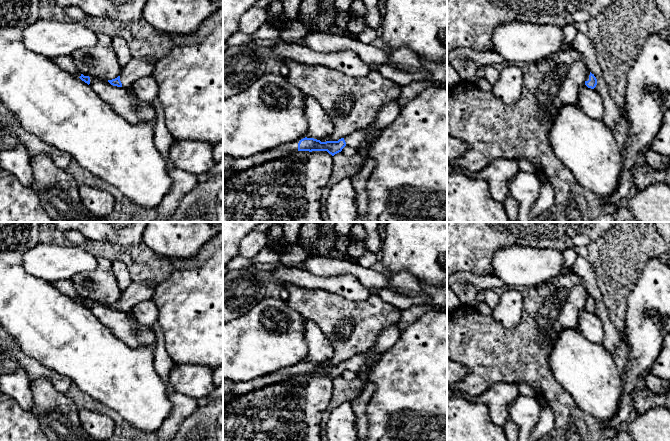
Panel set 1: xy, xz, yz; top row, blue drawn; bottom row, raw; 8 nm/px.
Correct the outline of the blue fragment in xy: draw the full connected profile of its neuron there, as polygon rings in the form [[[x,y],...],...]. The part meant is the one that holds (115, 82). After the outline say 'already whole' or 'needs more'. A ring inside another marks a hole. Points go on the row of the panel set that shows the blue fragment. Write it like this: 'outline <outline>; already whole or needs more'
outline [[[131,58],[121,74],[115,79],[108,80],[108,82],[113,86],[129,89],[138,79],[151,76],[155,63],[156,60],[149,58]]]; needs more

